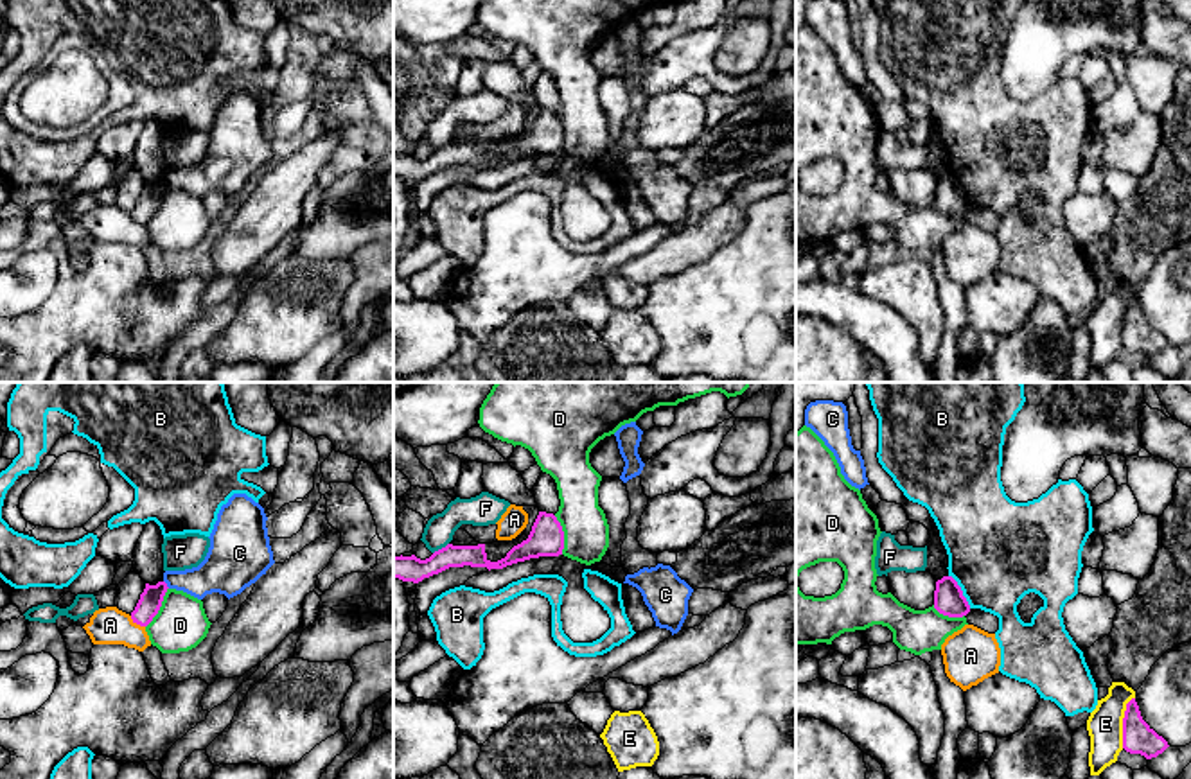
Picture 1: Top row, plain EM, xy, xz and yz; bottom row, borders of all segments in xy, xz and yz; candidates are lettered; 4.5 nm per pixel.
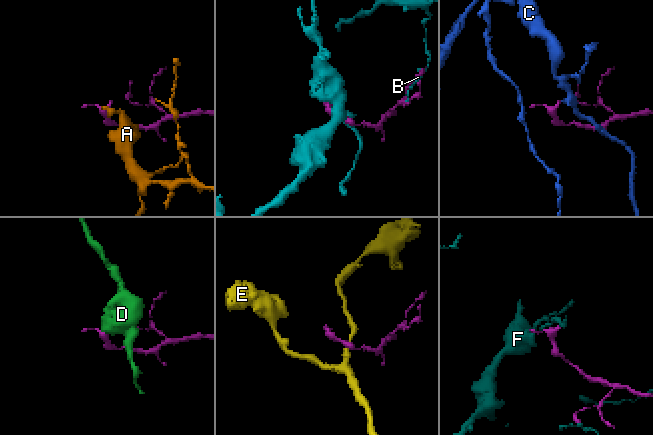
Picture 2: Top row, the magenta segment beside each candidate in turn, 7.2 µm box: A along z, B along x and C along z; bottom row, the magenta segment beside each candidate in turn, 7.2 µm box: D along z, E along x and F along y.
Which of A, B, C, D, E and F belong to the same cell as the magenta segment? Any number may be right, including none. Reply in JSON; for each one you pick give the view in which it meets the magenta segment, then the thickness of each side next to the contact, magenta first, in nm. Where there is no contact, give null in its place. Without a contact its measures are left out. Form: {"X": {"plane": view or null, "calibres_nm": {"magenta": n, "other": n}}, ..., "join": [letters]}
{"join": []}

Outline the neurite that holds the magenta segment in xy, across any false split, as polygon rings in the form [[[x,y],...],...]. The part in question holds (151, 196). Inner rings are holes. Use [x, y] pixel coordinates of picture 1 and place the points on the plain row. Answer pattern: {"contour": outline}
{"contour": [[[158,179],[156,183],[146,181],[146,187],[140,192],[137,205],[131,210],[133,221],[147,224],[153,219],[153,215],[158,212],[167,187],[169,185],[165,179]]]}

